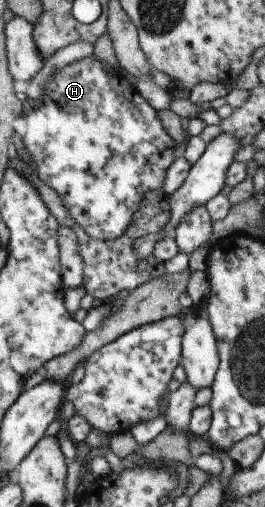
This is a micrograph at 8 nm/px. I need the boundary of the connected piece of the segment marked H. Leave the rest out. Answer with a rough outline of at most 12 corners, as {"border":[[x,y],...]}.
{"border":[[93,54],[25,118],[34,175],[93,240],[163,190],[175,142]]}

